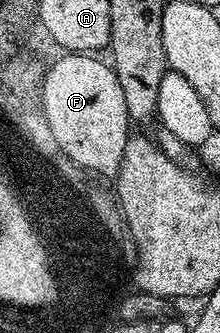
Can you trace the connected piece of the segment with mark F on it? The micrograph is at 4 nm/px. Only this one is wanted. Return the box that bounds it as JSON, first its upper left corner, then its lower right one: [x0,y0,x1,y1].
[46,52,131,178]

